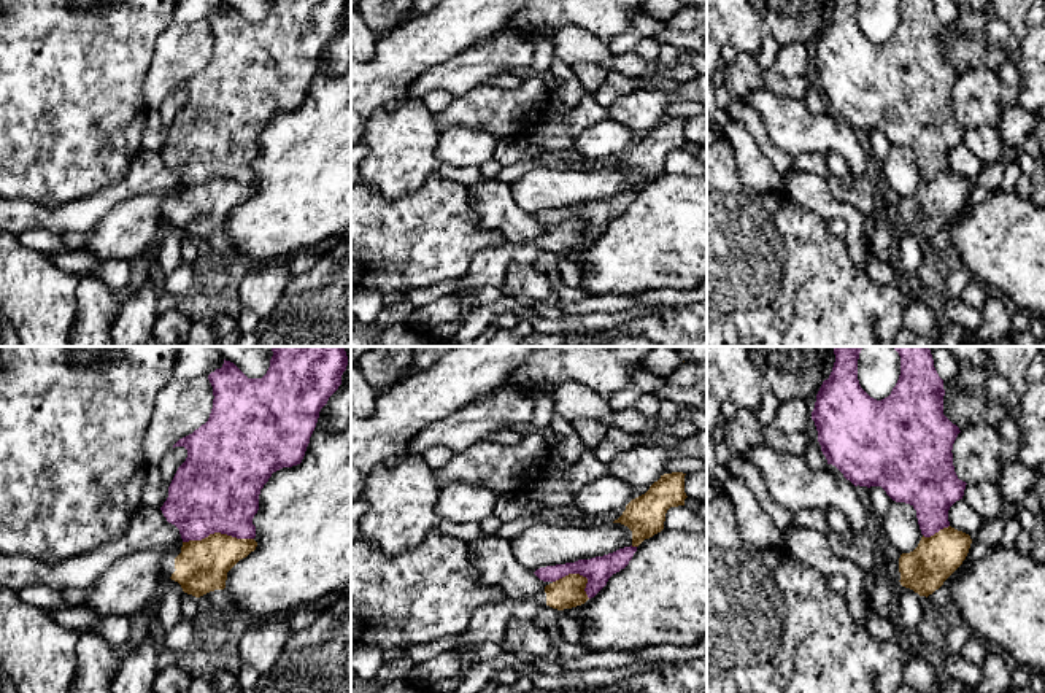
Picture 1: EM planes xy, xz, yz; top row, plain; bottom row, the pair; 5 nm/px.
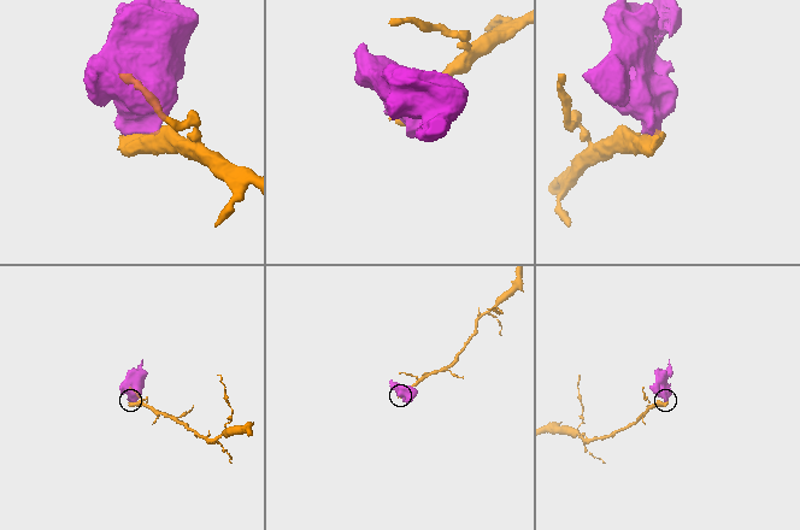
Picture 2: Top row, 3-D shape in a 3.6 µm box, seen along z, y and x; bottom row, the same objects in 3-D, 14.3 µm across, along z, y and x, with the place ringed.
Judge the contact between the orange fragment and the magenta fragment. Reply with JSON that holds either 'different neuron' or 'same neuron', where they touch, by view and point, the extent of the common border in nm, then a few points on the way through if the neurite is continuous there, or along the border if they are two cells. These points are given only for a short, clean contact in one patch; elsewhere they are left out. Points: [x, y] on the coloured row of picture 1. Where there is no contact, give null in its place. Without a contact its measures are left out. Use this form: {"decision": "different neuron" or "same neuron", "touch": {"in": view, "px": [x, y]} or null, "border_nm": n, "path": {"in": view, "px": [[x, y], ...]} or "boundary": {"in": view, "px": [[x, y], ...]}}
{"decision": "different neuron", "touch": {"in": "xy", "px": [218, 533]}, "border_nm": 360, "boundary": {"in": "xy", "px": [[253, 538], [210, 533], [200, 539], [183, 542]]}}

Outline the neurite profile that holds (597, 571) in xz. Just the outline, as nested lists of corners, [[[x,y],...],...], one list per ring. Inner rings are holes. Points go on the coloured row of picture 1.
[[[630,545],[591,559],[540,567],[534,574],[543,582],[556,582],[569,574],[580,574],[588,579],[584,591],[591,599],[607,585],[613,574],[629,564],[635,552],[637,547]]]

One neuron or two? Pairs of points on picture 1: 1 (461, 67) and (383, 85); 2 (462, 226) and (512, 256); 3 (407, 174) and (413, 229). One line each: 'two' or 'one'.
1: two
2: two
3: two

